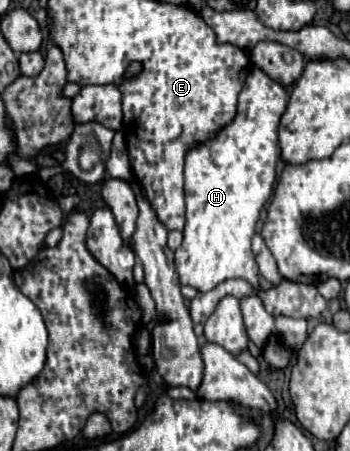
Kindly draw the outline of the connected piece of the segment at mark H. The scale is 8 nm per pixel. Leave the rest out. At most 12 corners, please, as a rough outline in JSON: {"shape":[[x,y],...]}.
{"shape":[[253,69],[237,115],[185,157],[181,285],[245,279],[277,180],[283,85]]}

